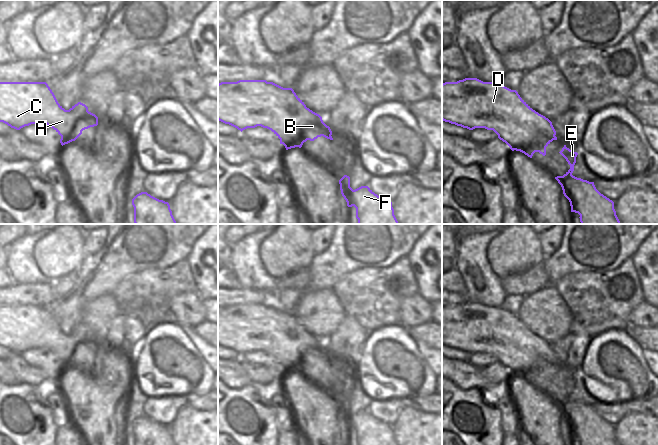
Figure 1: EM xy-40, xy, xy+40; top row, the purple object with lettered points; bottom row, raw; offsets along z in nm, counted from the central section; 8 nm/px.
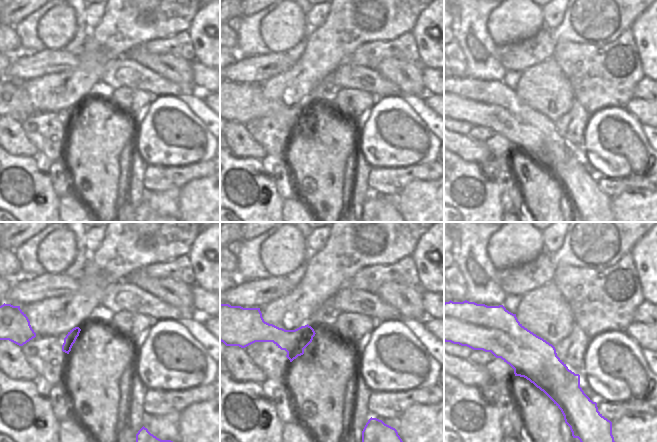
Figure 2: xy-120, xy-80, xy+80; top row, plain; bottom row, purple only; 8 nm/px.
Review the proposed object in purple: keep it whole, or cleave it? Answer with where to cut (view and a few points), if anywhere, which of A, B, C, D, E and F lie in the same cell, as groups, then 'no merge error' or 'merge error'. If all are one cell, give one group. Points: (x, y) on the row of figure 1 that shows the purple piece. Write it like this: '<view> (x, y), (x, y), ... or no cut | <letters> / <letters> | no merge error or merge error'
no cut | A B C D E F | no merge error

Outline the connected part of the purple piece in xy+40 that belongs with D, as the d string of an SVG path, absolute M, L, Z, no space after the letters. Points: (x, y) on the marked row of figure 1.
M477 78L442 84L442 120L469 130L493 130L512 151L520 151L530 158L535 152L545 156L546 147L557 140L552 122L533 110L516 90Z

